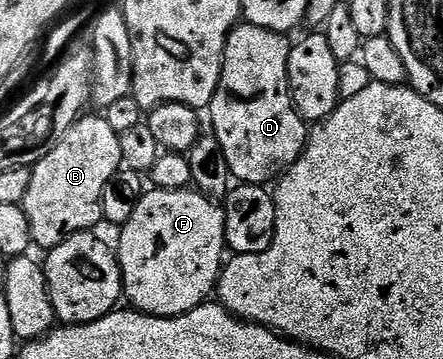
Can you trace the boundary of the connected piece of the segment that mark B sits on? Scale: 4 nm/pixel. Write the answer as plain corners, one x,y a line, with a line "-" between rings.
103,114
87,115
77,119
66,137
62,137
58,149
46,153
46,157
32,168
30,190
22,206
37,248
62,245
62,241
74,233
92,231
95,223
99,224
104,218
102,193
110,177
122,170
122,145
120,135
110,129
110,121
106,121

